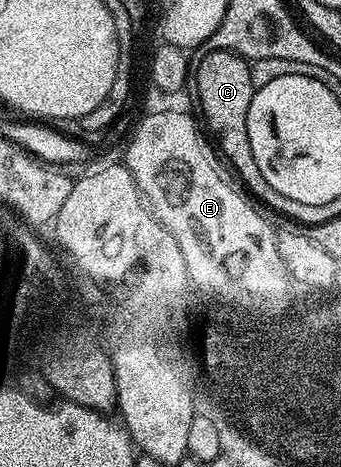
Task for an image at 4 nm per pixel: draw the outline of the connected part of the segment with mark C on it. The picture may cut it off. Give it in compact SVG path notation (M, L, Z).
M209 50L203 55L195 65L194 77L207 131L212 138L217 134L248 134L248 108L255 92L249 63L230 50Z

